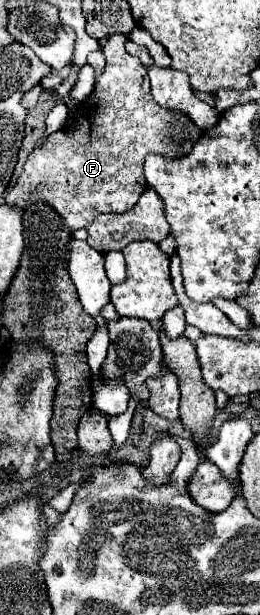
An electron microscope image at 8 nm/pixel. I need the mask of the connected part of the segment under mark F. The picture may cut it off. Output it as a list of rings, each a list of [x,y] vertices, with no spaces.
[[[114,33],[108,37],[104,45],[104,55],[106,55],[106,67],[100,75],[96,75],[96,85],[94,91],[86,101],[82,101],[78,107],[70,109],[68,117],[79,117],[72,120],[86,123],[74,123],[70,129],[58,130],[46,141],[44,147],[38,147],[32,151],[32,157],[24,163],[24,169],[34,171],[34,191],[26,193],[26,201],[22,197],[20,207],[28,209],[30,205],[42,201],[50,205],[64,221],[64,227],[68,231],[76,231],[82,227],[88,227],[96,215],[100,213],[124,213],[132,209],[138,201],[138,197],[146,189],[146,177],[142,171],[144,157],[148,153],[160,153],[162,157],[176,159],[184,157],[192,151],[192,145],[200,139],[202,131],[196,127],[196,123],[180,113],[180,111],[170,111],[162,105],[158,105],[150,93],[150,79],[148,79],[148,69],[140,63],[138,57],[132,57],[124,49],[124,35]]]

